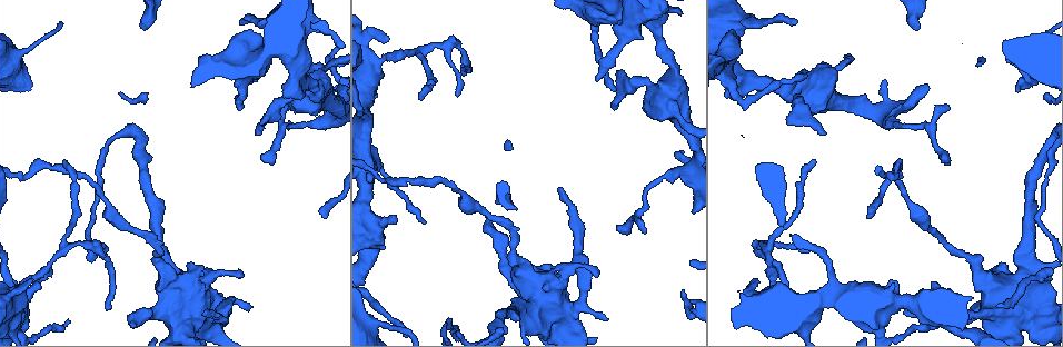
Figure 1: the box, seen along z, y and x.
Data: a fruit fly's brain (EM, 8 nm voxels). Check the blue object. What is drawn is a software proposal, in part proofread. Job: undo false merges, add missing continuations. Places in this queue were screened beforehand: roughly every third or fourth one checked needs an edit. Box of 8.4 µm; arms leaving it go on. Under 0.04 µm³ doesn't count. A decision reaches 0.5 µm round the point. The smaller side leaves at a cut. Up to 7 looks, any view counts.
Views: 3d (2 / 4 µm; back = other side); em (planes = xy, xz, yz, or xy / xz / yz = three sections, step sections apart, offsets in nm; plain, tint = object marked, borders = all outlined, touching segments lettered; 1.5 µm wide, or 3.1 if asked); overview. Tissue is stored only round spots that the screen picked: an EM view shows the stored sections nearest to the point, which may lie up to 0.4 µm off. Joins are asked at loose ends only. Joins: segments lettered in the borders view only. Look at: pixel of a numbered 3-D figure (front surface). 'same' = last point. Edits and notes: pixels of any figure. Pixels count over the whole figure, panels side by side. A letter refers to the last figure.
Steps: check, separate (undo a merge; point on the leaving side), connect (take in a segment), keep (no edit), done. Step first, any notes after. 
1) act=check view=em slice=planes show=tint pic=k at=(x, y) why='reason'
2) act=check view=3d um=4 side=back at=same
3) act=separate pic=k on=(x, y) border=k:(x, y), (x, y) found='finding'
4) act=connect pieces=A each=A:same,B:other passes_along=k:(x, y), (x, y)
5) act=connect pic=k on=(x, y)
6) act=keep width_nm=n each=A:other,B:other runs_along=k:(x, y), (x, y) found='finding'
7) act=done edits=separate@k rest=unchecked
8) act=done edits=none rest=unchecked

act=check view=em slice=planes show=tint pic=1 at=(220, 300) why='calibre changes'

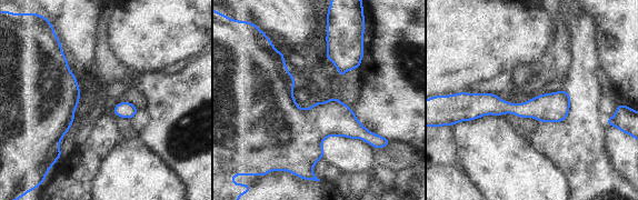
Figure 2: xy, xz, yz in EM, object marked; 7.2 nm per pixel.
act=check view=em slice=planes show=borders at=same

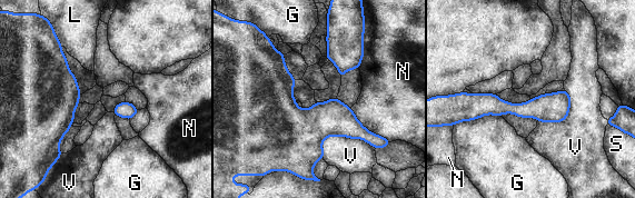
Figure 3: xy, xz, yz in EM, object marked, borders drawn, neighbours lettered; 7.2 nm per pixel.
act=keep width_nm=220 each=G:other,L:other,N:other,S:other,V:other found='one neuron here'

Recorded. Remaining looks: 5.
act=check view=em slice=planes show=borders pic=1 at=(132, 324) why='branch stops here'

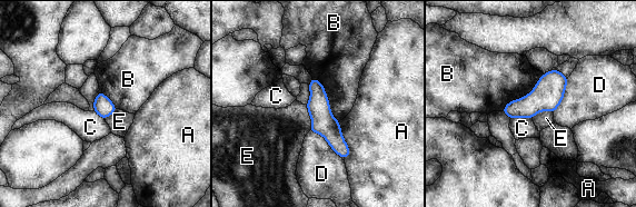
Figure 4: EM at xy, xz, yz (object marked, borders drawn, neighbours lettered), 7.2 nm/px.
act=keep width_nm=150 each=A:other,B:other,C:other,D:other,E:other runs_along=4:(314, 81), (323, 121), (345, 155) found='no lettered segment goes on from it'

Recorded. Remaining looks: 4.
act=check view=3d um=2 pic=1 at=(803, 75) why='an open end'

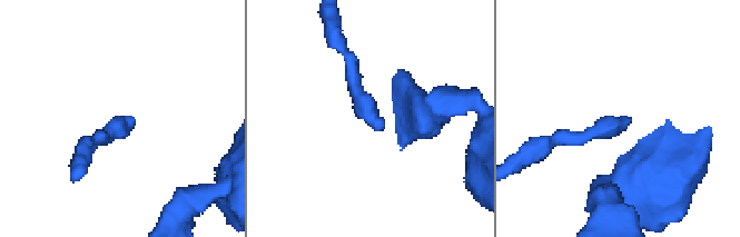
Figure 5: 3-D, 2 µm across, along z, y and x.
act=check view=em slice=xz step=8 show=borders pic=5 at=(627, 121) why='need the tissue'

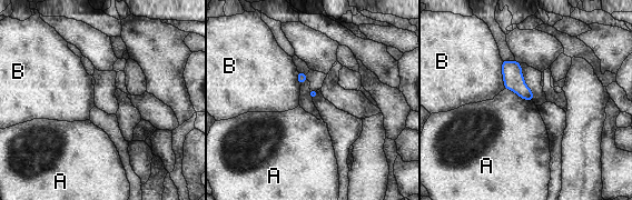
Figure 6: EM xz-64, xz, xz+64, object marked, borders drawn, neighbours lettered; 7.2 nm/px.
act=check view=em slice=xy step=8 show=borders at=same why='cut it another way'

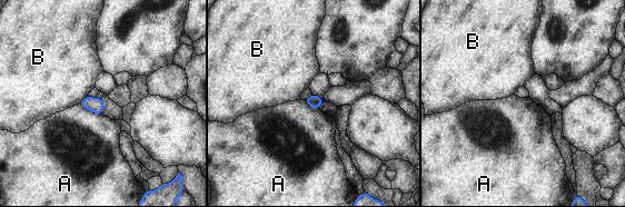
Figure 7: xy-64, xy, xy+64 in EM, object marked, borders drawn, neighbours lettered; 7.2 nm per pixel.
act=keep longest_contact=A:190nm each=A:other,B:other found='none of them fits'

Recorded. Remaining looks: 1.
act=done edits=none rest=unchecked

